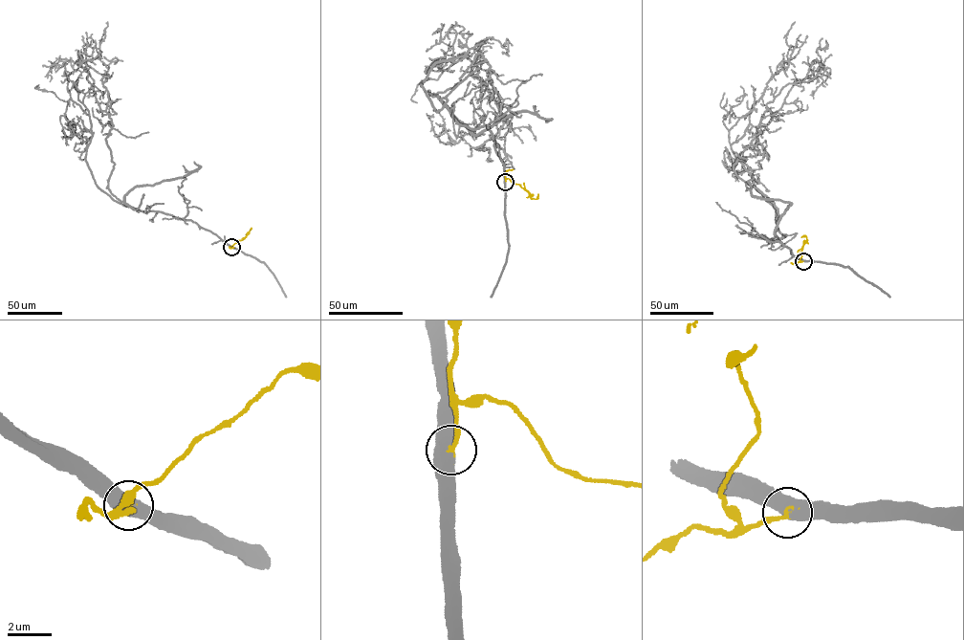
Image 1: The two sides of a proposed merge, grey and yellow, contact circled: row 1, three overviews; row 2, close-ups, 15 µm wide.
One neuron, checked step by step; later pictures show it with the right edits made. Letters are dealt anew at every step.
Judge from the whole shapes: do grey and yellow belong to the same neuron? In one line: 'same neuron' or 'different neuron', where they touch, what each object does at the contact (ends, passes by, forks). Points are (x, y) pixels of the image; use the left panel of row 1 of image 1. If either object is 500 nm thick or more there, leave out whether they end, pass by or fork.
same neuron | (231, 247)

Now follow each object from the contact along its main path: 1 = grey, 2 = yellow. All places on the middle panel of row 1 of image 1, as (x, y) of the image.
1: (505, 182), (492, 133), (426, 93), (433, 65), (479, 45), (465, 55), (473, 76), (536, 141)
2: (505, 182), (509, 179), (518, 184), (534, 198), (538, 194)

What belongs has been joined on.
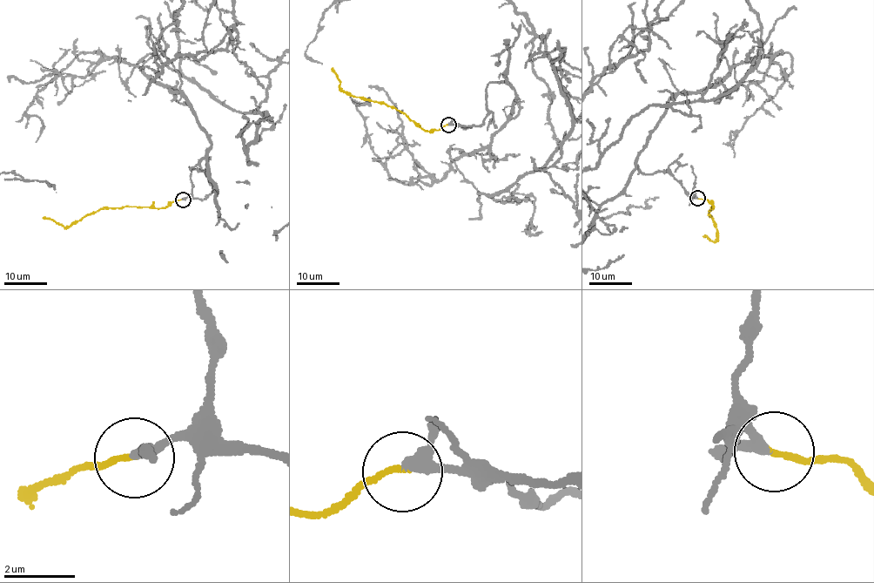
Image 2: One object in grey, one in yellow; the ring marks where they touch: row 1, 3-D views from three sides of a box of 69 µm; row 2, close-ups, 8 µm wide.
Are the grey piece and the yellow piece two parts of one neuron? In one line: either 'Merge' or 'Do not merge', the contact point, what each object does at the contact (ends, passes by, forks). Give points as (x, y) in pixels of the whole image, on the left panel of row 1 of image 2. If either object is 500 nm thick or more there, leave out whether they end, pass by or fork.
Merge. Place: (183, 199). At the ring grey passes by. At the ring yellow ends

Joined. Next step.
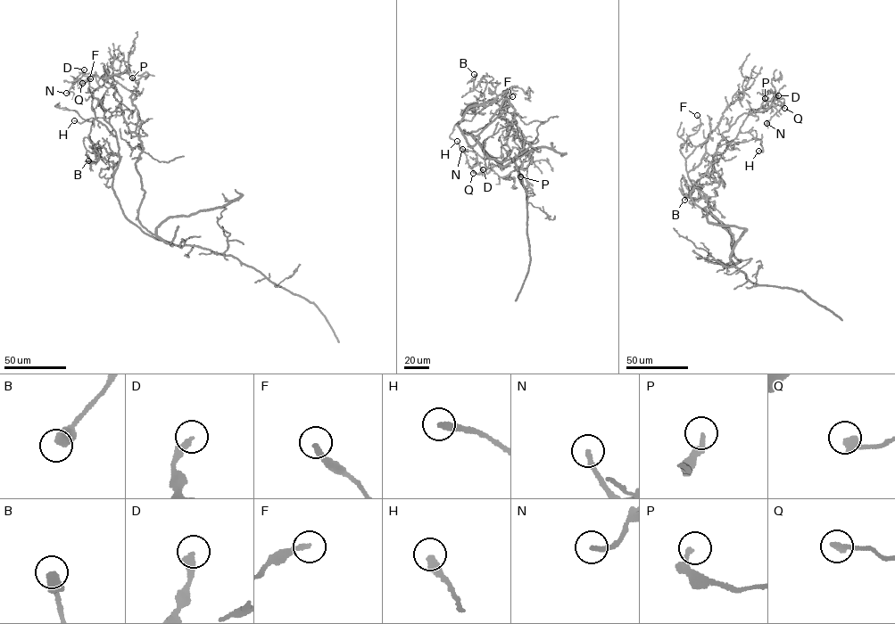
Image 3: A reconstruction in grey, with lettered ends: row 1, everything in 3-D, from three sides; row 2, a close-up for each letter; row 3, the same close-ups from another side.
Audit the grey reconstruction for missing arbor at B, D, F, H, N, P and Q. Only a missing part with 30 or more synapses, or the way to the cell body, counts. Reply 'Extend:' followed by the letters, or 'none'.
Extend: none

